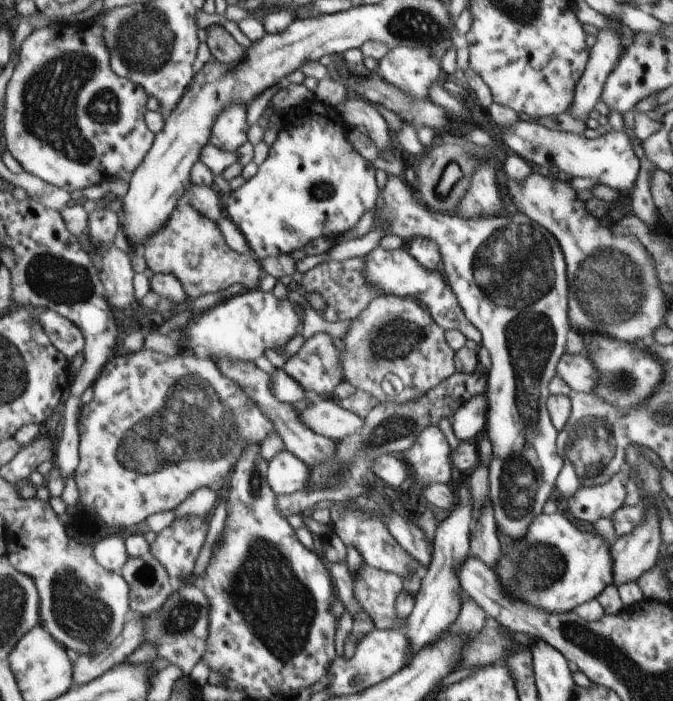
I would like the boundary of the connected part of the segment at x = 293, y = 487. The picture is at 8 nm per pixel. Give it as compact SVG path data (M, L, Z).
M288 450L271 460L269 480L278 494L294 494L304 490L311 476L306 463Z

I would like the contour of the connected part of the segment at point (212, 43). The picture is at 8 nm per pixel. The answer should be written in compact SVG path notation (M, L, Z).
M214 24L209 26L208 32L208 44L213 58L230 64L240 64L246 60L247 48L242 46L224 26Z

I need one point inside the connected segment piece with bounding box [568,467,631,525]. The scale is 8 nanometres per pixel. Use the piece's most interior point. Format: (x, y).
(590, 504)

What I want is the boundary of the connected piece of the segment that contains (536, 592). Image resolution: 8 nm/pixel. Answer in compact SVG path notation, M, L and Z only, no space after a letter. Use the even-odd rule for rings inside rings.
M559 511L552 514L540 514L530 524L530 534L526 534L526 538L512 542L508 542L506 539L504 543L506 544L506 554L500 557L498 566L494 566L493 569L496 570L496 574L498 574L506 590L515 596L513 598L522 599L530 606L536 606L540 610L556 612L556 614L568 612L568 610L574 611L576 606L597 598L606 588L614 585L615 559L612 544L608 544L600 534L590 534L590 532L578 530Z

